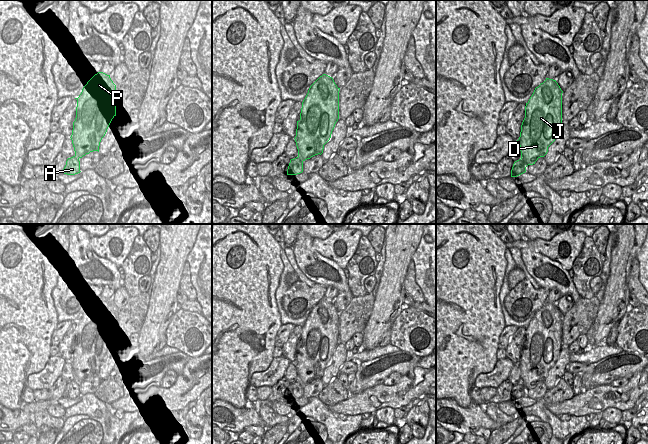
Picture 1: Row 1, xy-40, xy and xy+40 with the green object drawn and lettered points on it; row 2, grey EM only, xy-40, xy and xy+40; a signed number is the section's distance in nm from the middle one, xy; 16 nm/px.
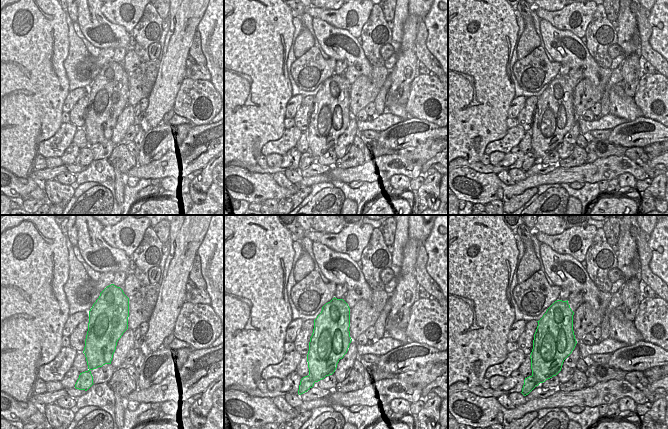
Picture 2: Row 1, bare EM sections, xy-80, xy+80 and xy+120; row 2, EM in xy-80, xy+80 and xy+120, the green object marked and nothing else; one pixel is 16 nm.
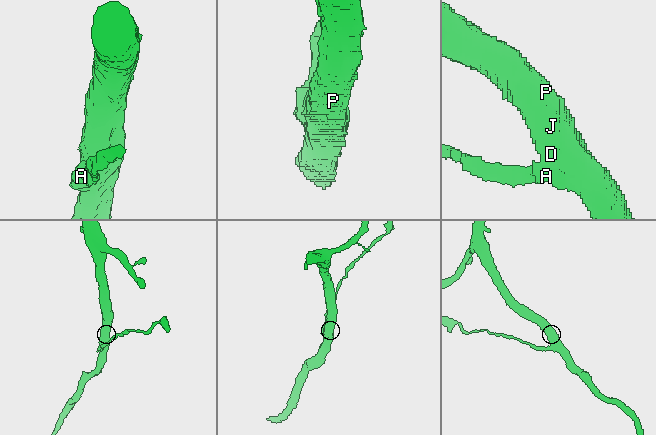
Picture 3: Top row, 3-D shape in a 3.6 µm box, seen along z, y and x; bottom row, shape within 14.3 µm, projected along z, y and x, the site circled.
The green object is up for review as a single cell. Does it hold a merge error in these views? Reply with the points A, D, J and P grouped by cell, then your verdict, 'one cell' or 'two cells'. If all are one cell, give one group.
A / D J P; two cells

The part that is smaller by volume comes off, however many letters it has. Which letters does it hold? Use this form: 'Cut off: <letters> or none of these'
Cut off: A

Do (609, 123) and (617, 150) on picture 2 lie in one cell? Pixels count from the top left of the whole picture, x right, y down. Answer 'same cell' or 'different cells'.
different cells

